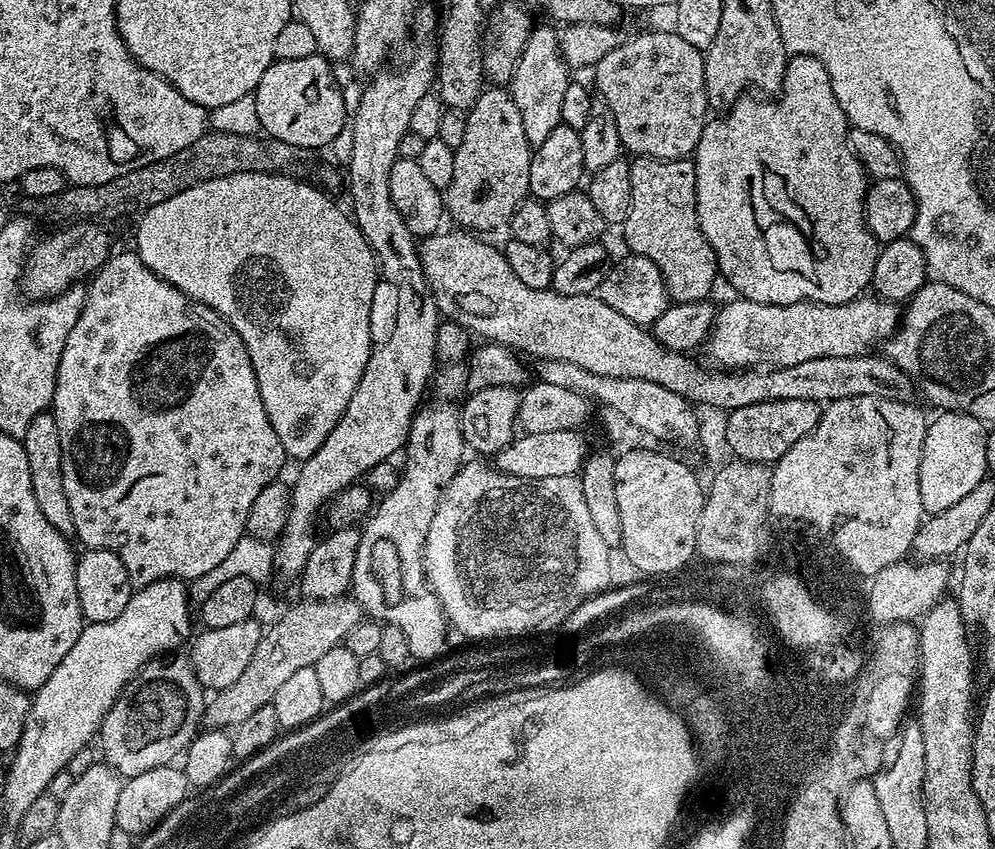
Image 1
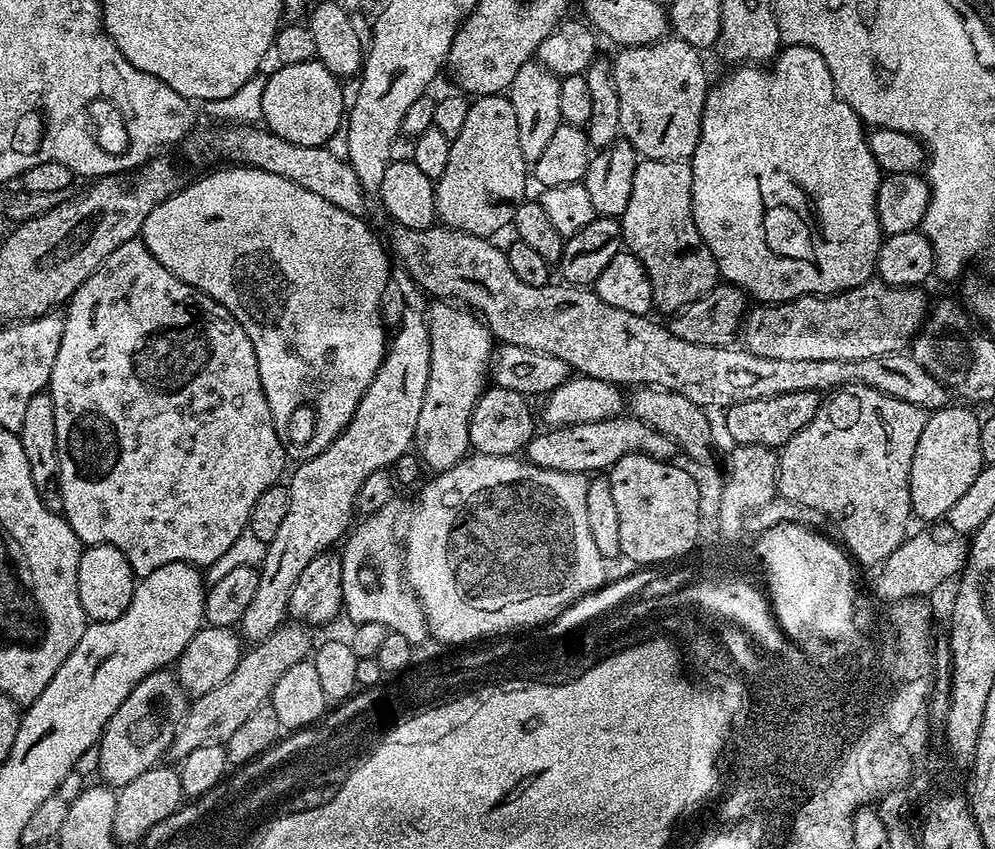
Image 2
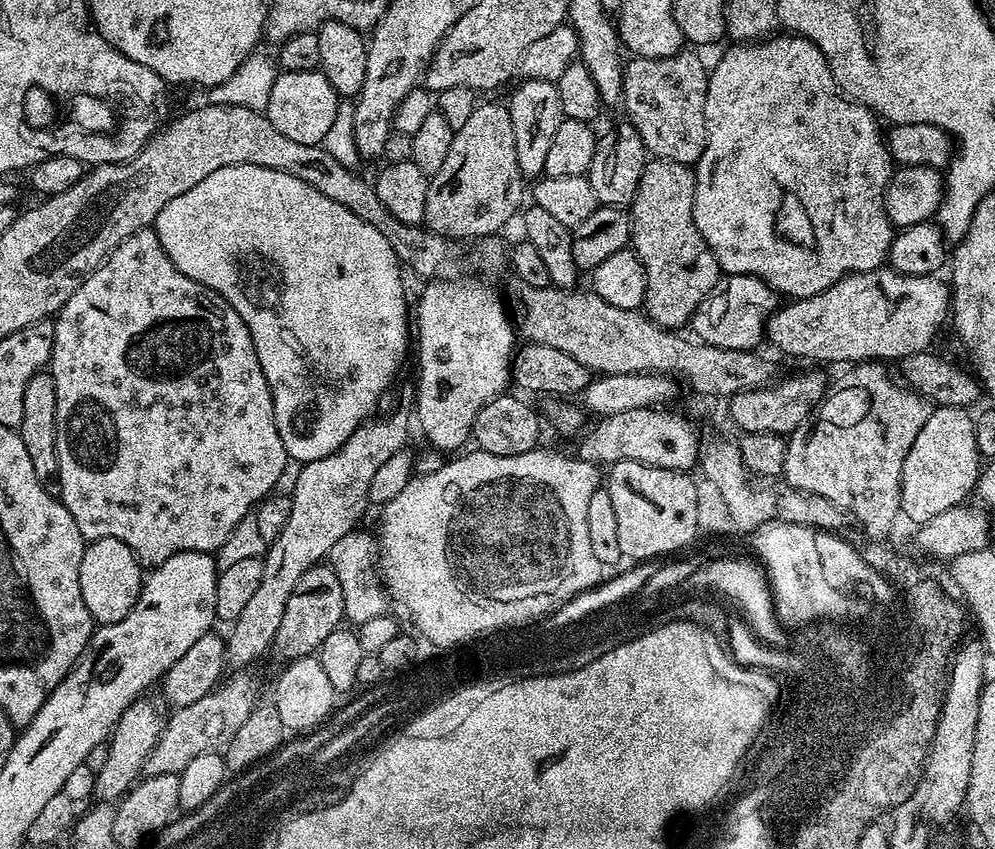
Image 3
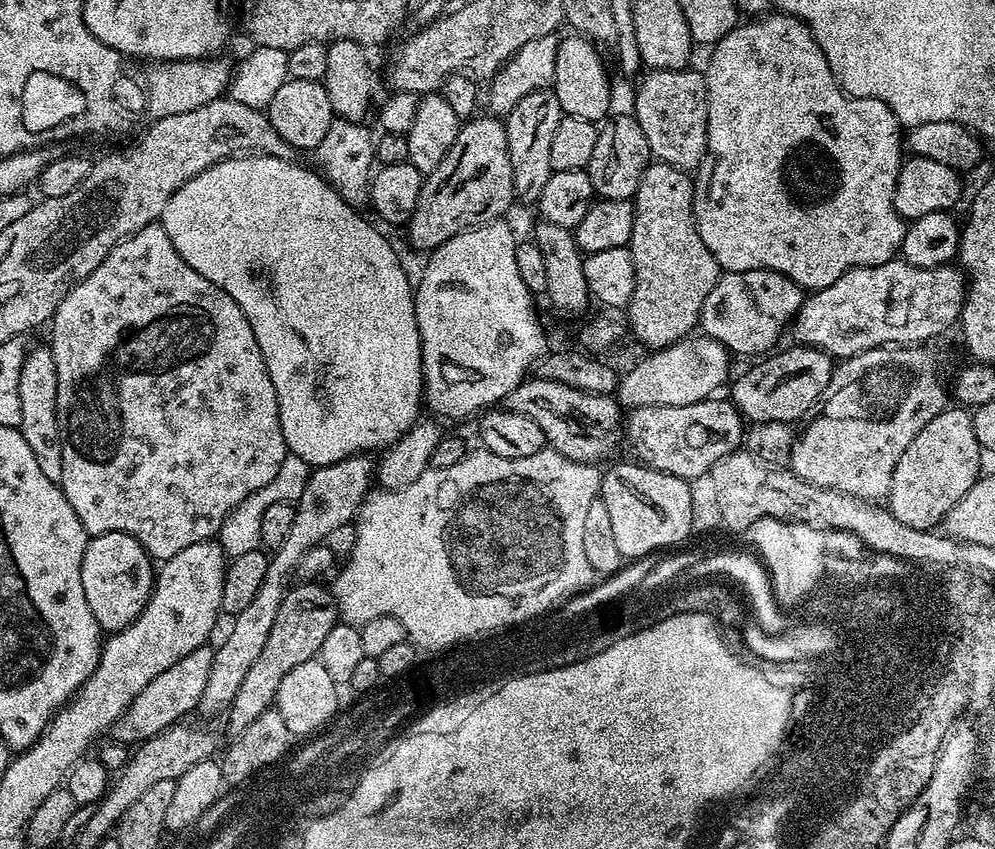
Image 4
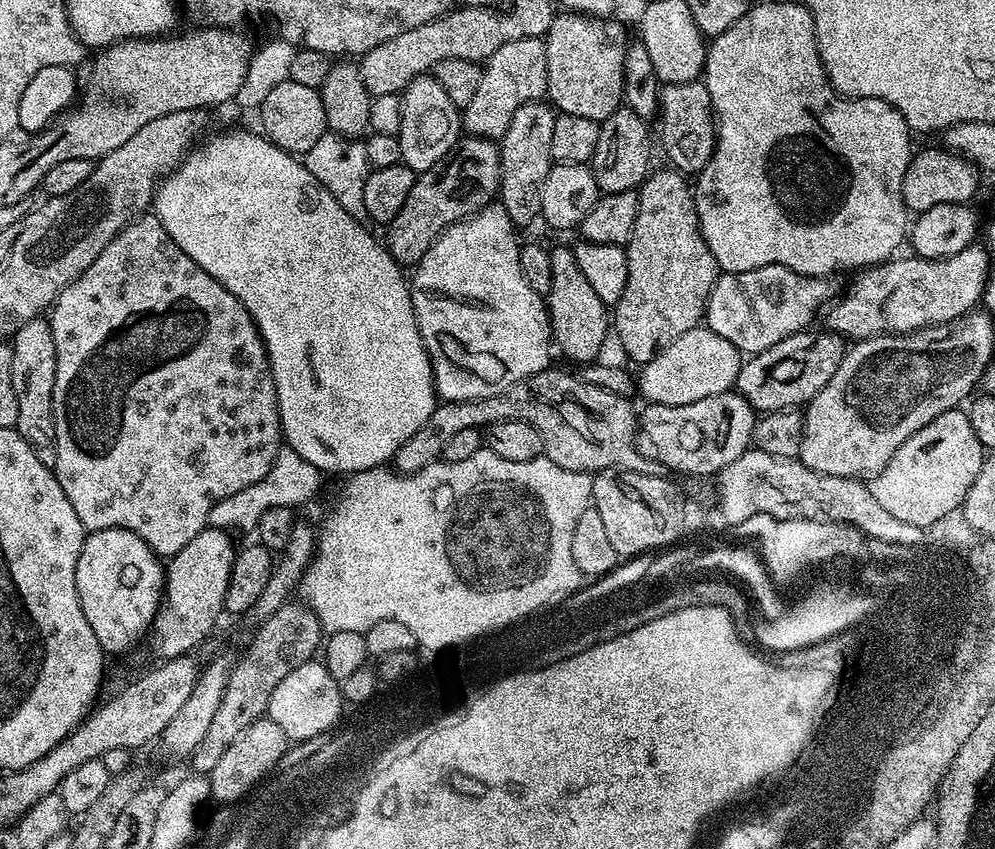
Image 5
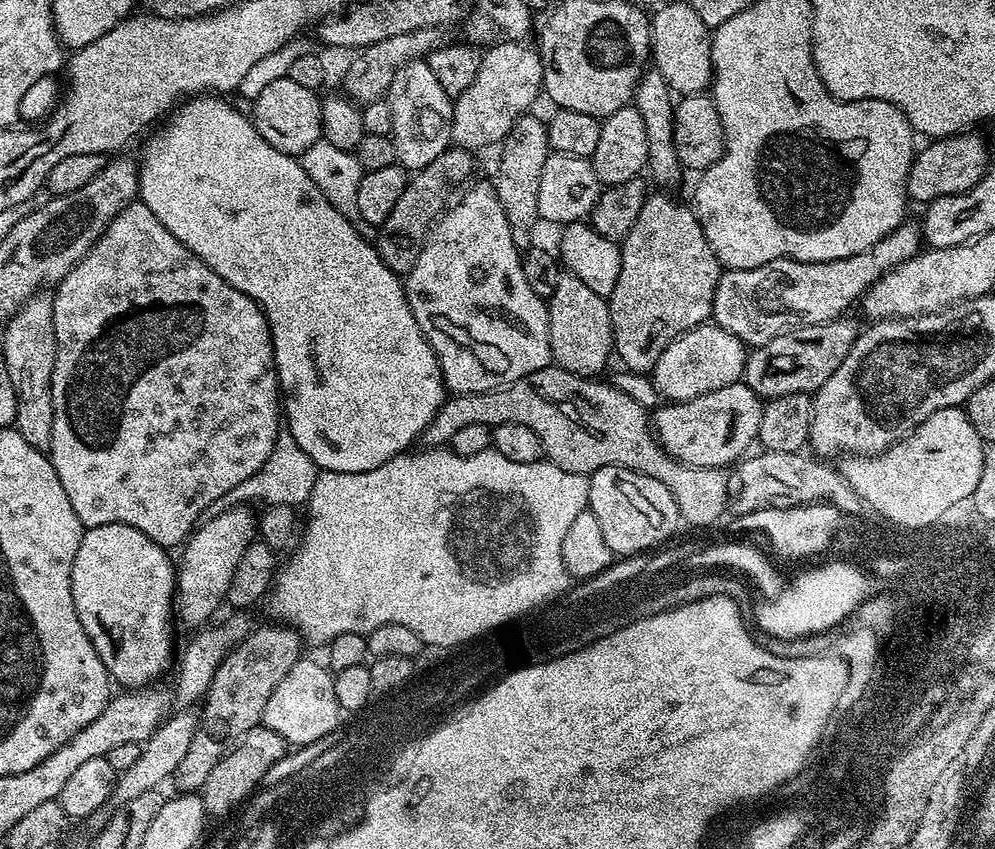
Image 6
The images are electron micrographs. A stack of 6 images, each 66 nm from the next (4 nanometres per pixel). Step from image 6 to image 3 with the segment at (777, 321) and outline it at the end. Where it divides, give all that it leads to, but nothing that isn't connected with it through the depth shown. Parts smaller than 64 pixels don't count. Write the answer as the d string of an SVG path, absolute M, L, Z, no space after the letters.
M746 274L721 275L719 282L702 298L690 321L691 335L697 341L726 350L751 352L759 349L766 336L766 325L778 307L778 294L762 278Z

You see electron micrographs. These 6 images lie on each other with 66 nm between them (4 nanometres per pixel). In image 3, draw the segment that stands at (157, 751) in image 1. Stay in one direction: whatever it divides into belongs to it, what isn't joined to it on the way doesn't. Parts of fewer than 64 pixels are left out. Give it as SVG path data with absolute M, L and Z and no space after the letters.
M148 698L136 700L120 716L108 742L108 756L103 770L96 773L93 795L99 803L117 803L139 779L150 750L157 744L164 725L164 714Z

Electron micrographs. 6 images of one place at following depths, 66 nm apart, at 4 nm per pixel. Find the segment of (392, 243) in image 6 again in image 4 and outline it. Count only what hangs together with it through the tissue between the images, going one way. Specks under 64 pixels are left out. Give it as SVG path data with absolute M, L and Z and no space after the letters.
M483 115L461 123L454 146L450 146L436 169L424 176L418 206L414 206L414 214L406 225L408 240L414 247L431 250L467 228L489 224L509 215L508 207L514 204L516 191L514 174L510 170L505 121Z

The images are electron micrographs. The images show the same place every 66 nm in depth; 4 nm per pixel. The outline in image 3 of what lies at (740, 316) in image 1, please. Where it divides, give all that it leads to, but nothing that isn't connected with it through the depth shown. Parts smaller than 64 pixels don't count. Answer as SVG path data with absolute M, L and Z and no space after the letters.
M881 266L870 270L869 272L851 272L848 276L843 276L838 282L834 282L834 286L830 286L826 290L822 290L813 296L801 296L793 299L785 306L777 307L772 313L766 325L767 343L772 343L780 352L785 352L788 356L797 356L800 360L829 360L832 364L844 364L840 366L851 366L857 362L898 362L903 356L910 354L918 354L919 352L929 351L933 347L932 339L950 316L950 288L947 283L940 281L939 275L931 276L911 276L910 274L902 274L896 272L891 266Z

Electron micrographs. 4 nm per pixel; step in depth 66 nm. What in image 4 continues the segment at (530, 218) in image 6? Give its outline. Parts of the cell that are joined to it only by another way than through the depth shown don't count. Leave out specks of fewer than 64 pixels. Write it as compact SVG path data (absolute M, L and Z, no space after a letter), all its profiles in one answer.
M551 90L531 92L510 110L506 117L504 129L510 150L510 170L514 174L514 190L519 203L535 205L542 194L542 186L552 177L550 166L550 145L554 130L558 130L561 118L556 93Z

